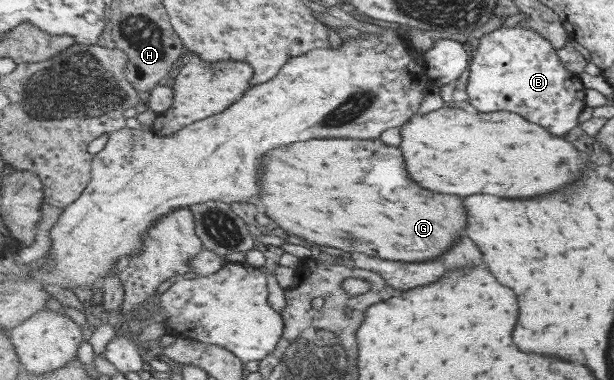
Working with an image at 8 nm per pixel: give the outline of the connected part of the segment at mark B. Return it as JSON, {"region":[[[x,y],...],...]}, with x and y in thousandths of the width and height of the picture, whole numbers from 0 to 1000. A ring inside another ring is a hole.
{"region":[[[857,63],[829,74],[813,71],[788,89],[780,105],[765,168],[767,192],[764,192],[762,216],[765,284],[770,279],[770,289],[783,297],[809,295],[809,289],[837,295],[871,326],[893,337],[902,355],[920,358],[936,332],[945,332],[943,305],[953,289],[956,229],[943,197],[914,163],[906,134],[894,105],[866,74],[860,74]]]}

